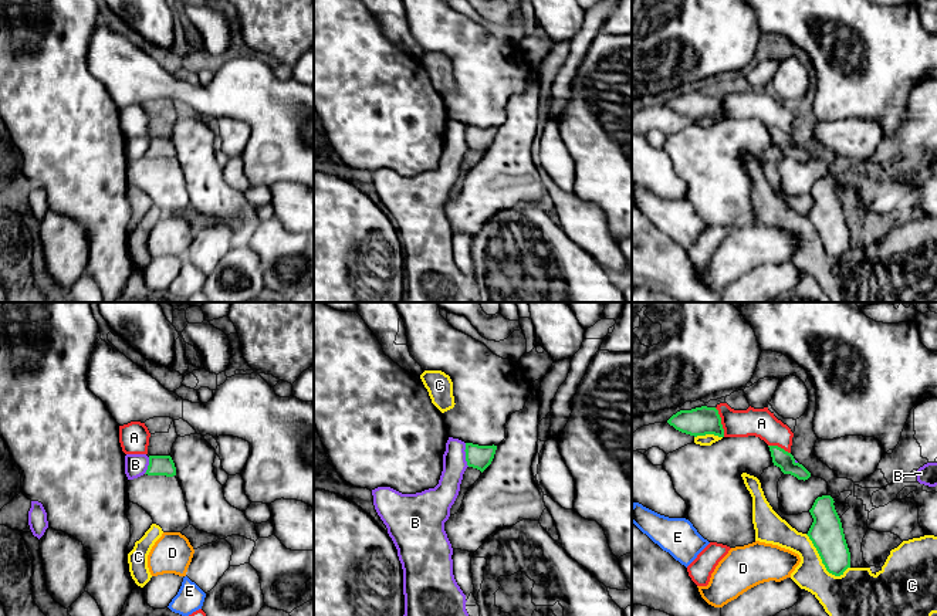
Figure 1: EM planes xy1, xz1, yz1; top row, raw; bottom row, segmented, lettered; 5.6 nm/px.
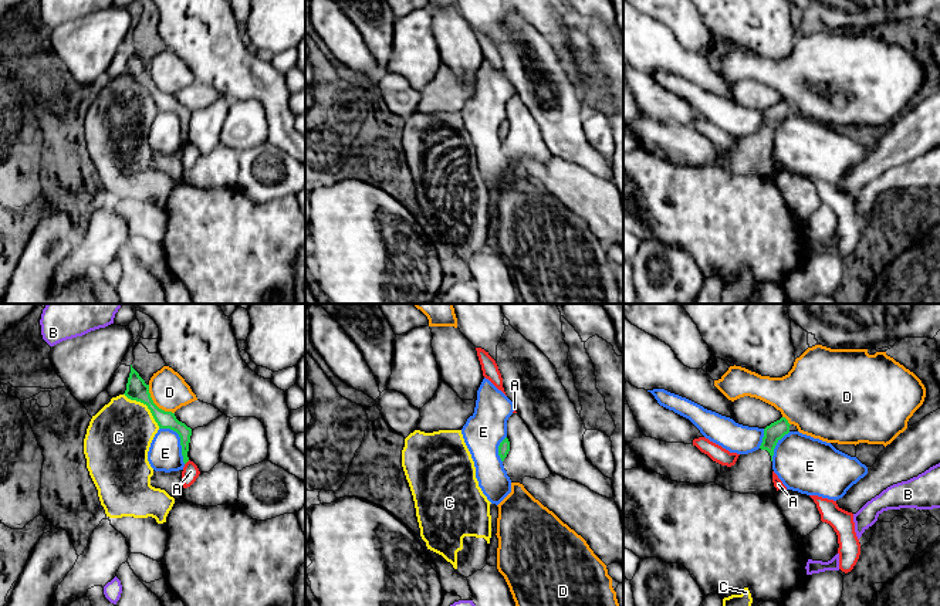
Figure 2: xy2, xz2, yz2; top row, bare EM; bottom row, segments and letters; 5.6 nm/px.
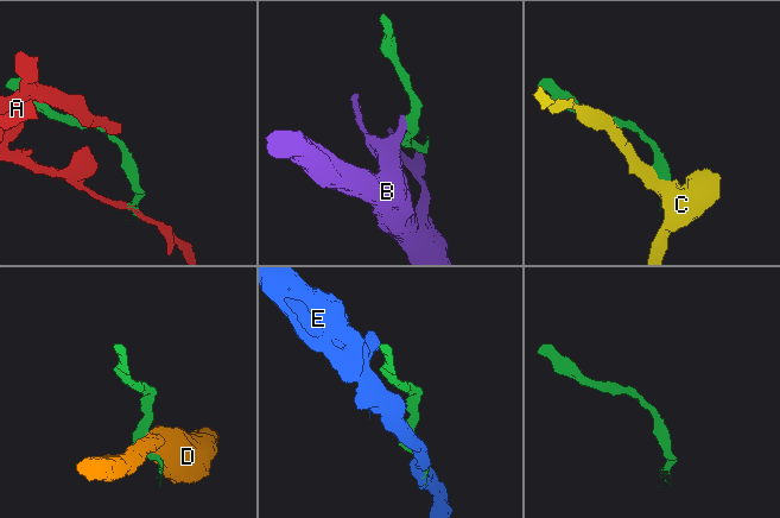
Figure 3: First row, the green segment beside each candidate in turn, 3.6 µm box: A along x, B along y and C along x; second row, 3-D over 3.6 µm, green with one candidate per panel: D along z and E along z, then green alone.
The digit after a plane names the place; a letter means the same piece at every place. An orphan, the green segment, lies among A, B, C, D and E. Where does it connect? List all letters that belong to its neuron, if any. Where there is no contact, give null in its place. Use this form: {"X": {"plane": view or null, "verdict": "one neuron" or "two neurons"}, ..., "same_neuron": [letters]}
{"A": {"plane": "yz1", "verdict": "two neurons"}, "B": {"plane": "xz1", "verdict": "two neurons"}, "C": {"plane": "yz1", "verdict": "two neurons"}, "D": {"plane": "xy2", "verdict": "two neurons"}, "E": {"plane": "xy2", "verdict": "two neurons"}, "same_neuron": []}

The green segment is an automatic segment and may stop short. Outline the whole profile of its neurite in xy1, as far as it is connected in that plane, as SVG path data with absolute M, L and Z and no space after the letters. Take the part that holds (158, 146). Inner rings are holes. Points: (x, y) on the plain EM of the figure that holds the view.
M149 138L148 158L176 158L176 149L170 138Z

